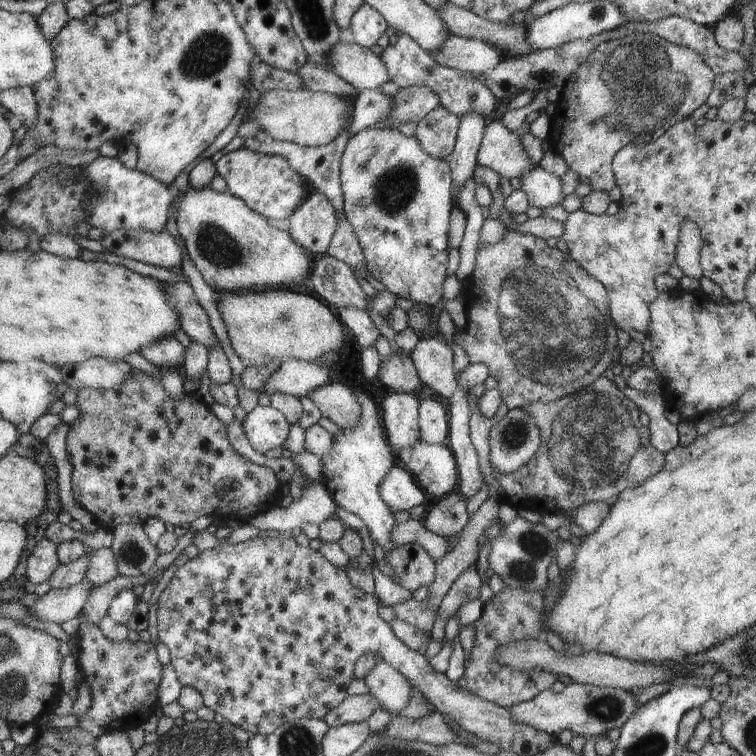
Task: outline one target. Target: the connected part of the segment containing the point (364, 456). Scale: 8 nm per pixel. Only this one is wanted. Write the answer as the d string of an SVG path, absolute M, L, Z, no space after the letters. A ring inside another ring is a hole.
M362 392L356 394L356 398L362 406L360 422L356 428L340 429L338 434L332 436L332 446L329 452L322 456L323 484L331 493L337 506L361 518L370 531L373 543L388 551L396 546L392 542L391 533L398 522L396 513L392 512L392 507L383 499L383 496L380 496L380 484L387 478L392 466L396 464L396 456L390 448L390 441L386 440L386 432L380 422L374 402Z

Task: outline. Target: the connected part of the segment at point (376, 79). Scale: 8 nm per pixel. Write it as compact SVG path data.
M352 40L336 42L330 50L330 64L332 71L359 91L378 88L388 81L388 70L377 49L362 48Z

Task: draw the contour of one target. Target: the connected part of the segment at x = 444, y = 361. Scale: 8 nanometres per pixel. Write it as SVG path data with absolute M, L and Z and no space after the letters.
M442 333L420 339L410 353L420 380L449 399L454 394L458 382L454 370L454 353Z

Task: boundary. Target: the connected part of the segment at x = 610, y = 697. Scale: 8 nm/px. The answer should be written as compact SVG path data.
M573 683L565 686L562 692L544 689L532 700L514 704L509 711L514 722L534 726L536 730L542 730L552 736L557 736L562 730L572 730L574 734L582 734L584 737L602 736L612 728L621 729L639 710L640 704L636 702L636 696L631 691L616 687L601 687L584 683Z

